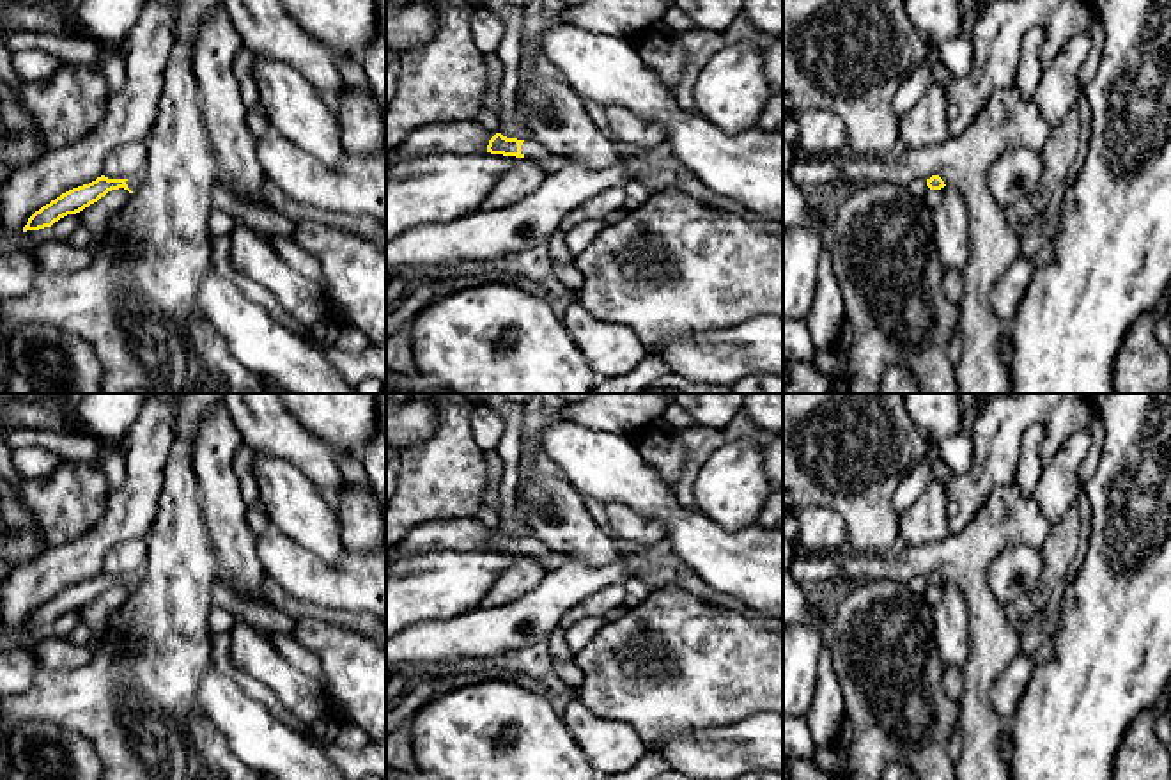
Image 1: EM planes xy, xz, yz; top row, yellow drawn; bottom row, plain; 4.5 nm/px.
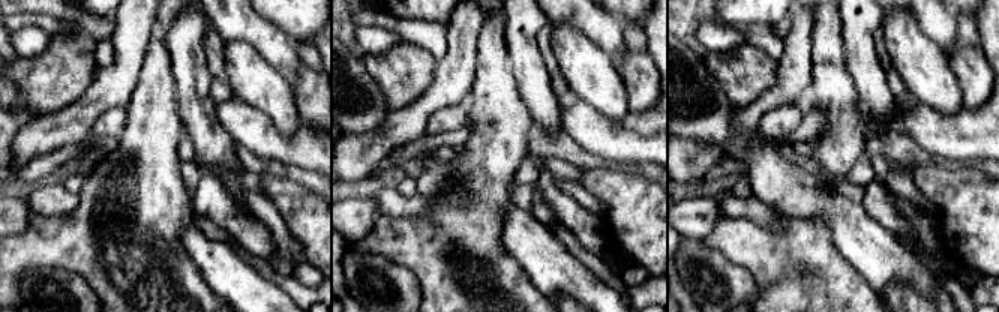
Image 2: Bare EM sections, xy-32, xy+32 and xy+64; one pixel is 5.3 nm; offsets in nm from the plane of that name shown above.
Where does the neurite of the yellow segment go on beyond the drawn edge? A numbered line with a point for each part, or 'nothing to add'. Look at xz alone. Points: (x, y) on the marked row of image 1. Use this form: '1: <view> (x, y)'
1: xz (550, 163)

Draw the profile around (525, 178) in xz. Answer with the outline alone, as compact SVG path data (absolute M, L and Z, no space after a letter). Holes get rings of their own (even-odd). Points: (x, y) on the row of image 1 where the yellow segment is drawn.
M510 156L512 168L507 170L484 199L482 211L498 211L517 204L535 193L547 179L547 174L530 158Z

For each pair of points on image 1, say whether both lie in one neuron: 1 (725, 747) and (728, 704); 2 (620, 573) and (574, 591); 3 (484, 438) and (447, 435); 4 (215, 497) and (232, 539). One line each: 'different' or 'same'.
1: different
2: same
3: different
4: same

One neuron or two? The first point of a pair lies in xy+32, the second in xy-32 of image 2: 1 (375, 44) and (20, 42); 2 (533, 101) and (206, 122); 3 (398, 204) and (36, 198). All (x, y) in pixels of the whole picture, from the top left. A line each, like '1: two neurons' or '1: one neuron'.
1: one neuron
2: one neuron
3: one neuron

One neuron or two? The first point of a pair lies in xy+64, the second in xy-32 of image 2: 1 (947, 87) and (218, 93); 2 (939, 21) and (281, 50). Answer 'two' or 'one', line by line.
1: two
2: one

